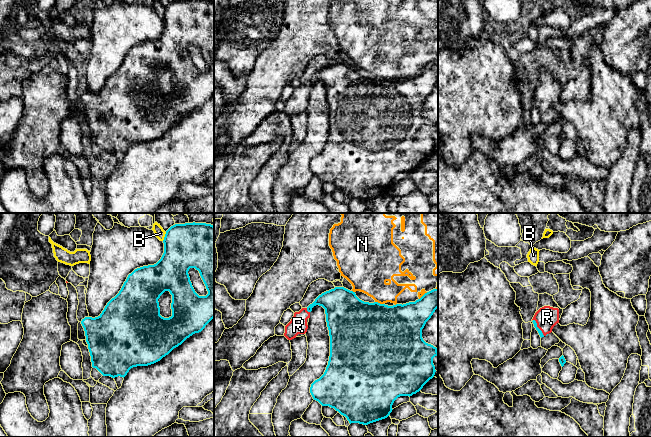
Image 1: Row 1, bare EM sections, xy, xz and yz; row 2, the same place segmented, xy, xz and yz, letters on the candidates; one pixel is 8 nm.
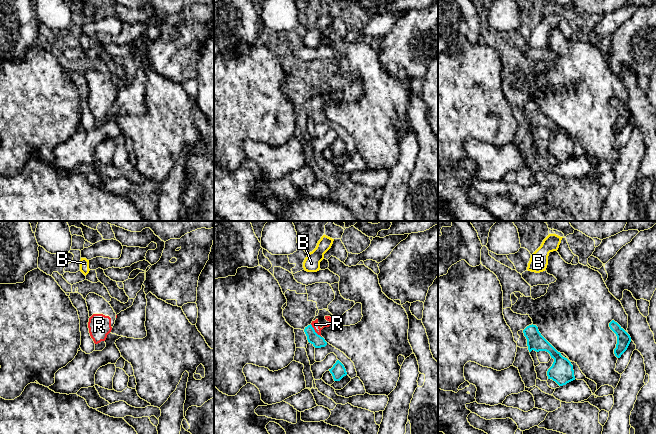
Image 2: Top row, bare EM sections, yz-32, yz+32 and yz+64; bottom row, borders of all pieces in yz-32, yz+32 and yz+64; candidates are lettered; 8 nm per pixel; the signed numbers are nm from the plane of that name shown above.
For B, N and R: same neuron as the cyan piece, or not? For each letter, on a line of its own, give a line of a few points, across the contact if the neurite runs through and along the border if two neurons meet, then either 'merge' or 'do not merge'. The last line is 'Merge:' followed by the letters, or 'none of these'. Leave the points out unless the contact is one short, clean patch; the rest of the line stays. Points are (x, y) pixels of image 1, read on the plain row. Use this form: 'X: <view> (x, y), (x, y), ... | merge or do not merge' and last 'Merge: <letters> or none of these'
B: do not merge
N: do not merge
R: yz (534, 98), (538, 104), (547, 93) | merge
Merge: R

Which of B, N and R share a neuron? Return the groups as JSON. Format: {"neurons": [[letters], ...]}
{"neurons": [["B"], ["N"], ["R"]]}

